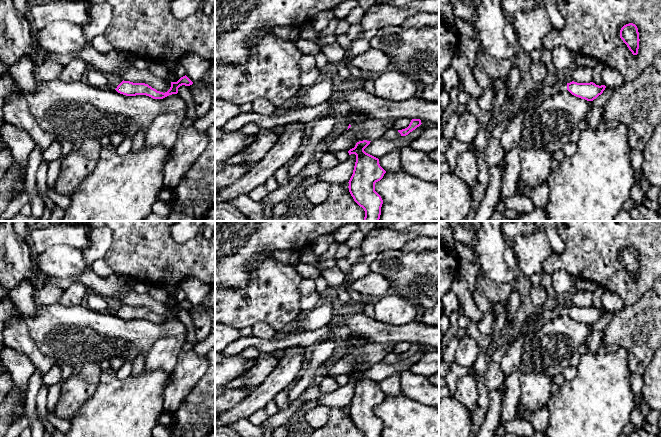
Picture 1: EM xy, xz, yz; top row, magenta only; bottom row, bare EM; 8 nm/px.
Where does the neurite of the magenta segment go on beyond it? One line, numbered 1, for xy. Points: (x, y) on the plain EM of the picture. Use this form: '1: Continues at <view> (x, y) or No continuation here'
1: No continuation here

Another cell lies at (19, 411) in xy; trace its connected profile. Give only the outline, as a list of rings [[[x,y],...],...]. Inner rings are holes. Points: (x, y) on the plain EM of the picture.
[[[18,403],[16,405],[16,408],[11,412],[12,416],[12,423],[20,419],[21,417],[25,416],[25,404],[23,403]]]

